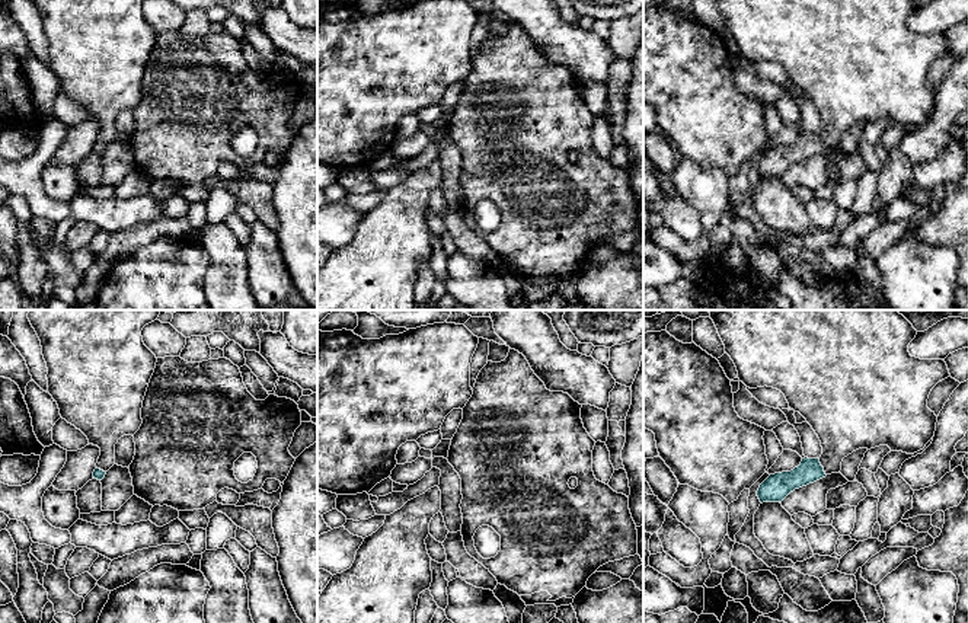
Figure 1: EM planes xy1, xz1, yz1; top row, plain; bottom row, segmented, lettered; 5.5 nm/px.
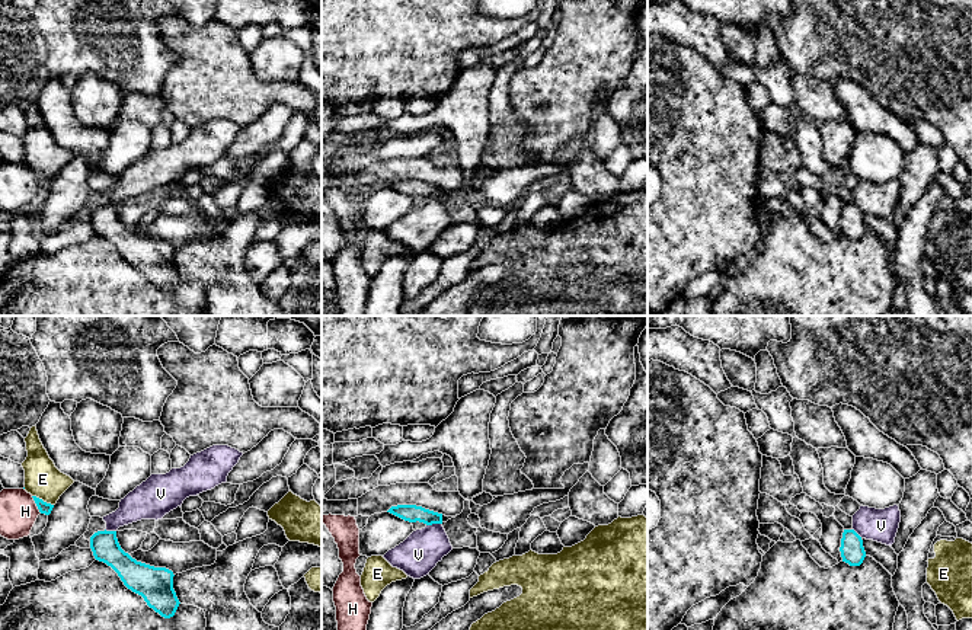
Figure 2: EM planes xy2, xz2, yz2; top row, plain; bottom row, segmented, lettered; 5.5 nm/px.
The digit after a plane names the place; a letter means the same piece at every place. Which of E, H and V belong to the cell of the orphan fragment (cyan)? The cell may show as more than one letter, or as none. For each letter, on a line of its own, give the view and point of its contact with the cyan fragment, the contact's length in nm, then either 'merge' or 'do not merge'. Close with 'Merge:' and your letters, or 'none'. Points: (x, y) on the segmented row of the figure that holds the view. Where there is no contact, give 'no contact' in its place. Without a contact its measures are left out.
E: xy2 (41, 499) | 130 nm | do not merge
H: xy2 (37, 505) | 110 nm | do not merge
V: xz2 (434, 523) | 90 nm | do not merge
Merge: none

